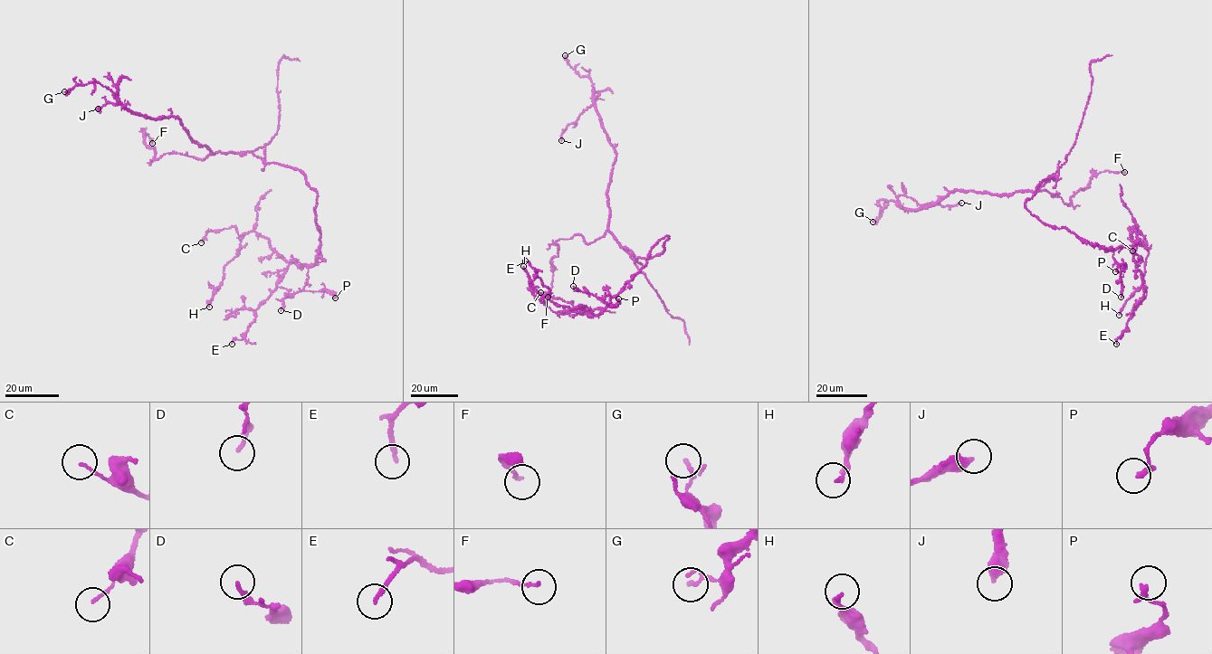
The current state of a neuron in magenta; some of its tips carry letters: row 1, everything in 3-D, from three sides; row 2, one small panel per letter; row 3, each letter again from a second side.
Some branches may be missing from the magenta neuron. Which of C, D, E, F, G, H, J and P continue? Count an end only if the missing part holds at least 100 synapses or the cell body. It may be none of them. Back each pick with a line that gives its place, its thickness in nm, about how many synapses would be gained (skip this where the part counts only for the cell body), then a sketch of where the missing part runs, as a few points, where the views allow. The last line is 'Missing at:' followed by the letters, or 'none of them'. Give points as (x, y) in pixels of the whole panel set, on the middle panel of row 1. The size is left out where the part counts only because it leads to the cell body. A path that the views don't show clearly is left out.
Missing at: none of them

